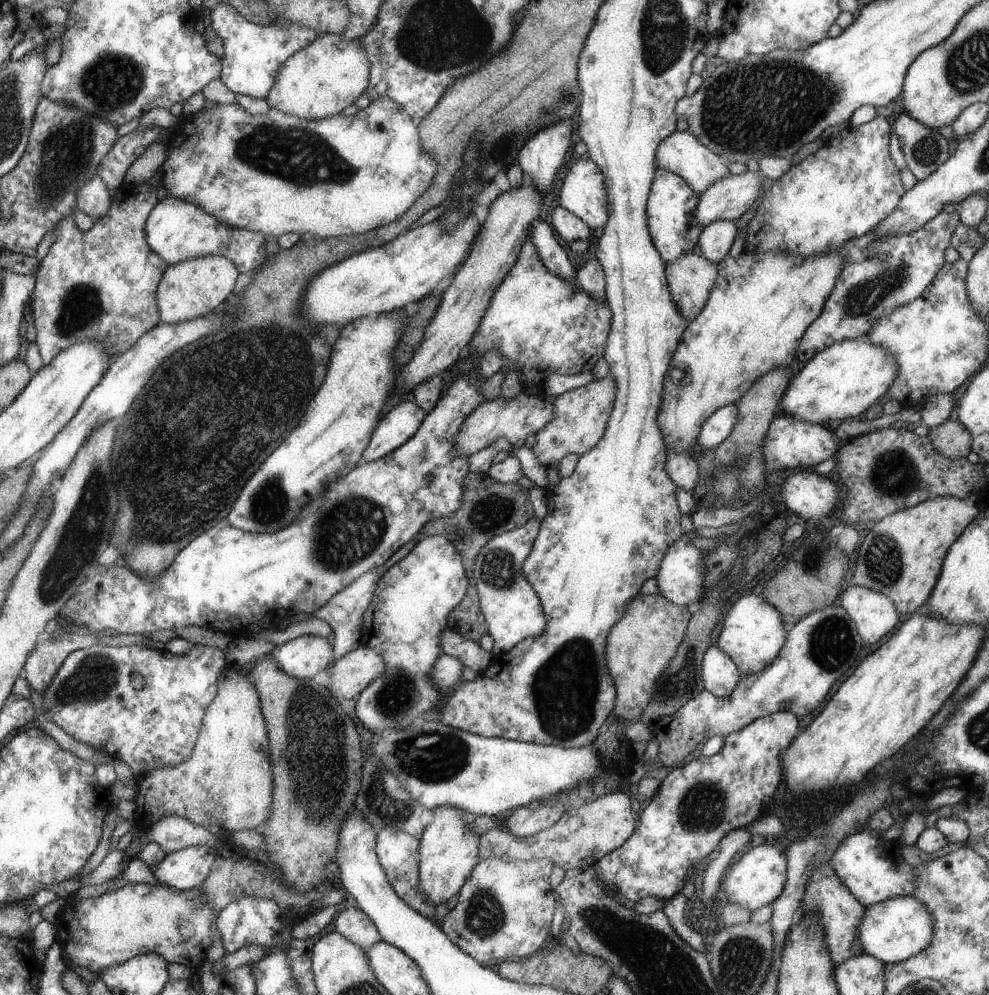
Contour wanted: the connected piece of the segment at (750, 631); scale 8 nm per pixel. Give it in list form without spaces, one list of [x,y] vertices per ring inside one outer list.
[[[762,595],[741,597],[721,622],[714,642],[731,657],[745,675],[762,672],[780,656],[787,642],[788,626],[784,616]]]

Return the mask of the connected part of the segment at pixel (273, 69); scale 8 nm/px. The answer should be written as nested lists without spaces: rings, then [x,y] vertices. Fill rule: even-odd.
[[[224,3],[217,4],[211,12],[205,13],[204,21],[210,24],[216,34],[222,38],[224,43],[224,54],[222,60],[222,74],[219,79],[235,94],[244,94],[252,98],[266,98],[279,76],[279,68],[284,62],[295,55],[296,52],[306,48],[311,42],[316,40],[317,34],[308,27],[303,27],[294,23],[284,21],[280,24],[257,25],[248,17],[244,17],[232,5]]]

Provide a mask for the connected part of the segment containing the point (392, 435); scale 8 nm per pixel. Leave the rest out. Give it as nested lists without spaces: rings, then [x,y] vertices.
[[[410,400],[402,401],[390,411],[375,428],[371,442],[363,452],[362,462],[382,459],[384,455],[402,447],[422,426],[426,411]]]

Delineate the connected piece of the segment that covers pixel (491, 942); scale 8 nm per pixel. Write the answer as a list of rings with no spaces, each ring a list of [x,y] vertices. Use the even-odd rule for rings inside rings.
[[[492,857],[482,860],[457,892],[457,906],[447,911],[441,920],[440,927],[465,953],[471,954],[483,966],[535,955],[542,950],[550,934],[550,924],[552,924],[552,914],[554,914],[554,904],[557,899],[548,882],[552,868],[554,863],[548,859],[508,861],[506,858]]]

